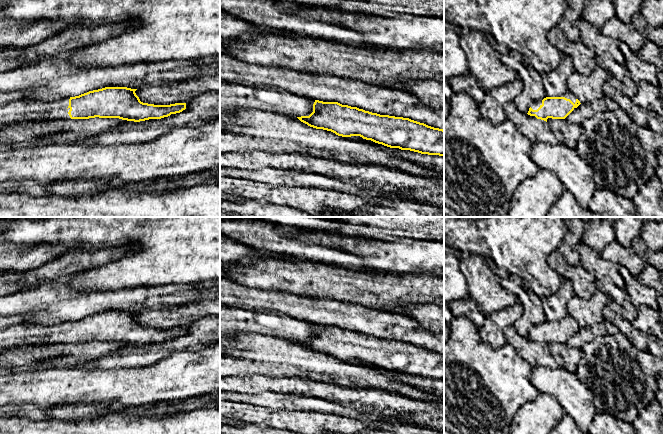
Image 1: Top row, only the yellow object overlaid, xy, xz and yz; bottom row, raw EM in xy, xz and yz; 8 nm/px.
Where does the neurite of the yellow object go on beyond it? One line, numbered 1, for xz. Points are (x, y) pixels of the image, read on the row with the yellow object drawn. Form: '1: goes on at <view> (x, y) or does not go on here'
1: does not go on here

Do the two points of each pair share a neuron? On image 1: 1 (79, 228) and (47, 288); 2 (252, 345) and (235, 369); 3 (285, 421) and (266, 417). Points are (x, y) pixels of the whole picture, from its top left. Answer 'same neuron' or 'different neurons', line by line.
1: different neurons
2: same neuron
3: same neuron

